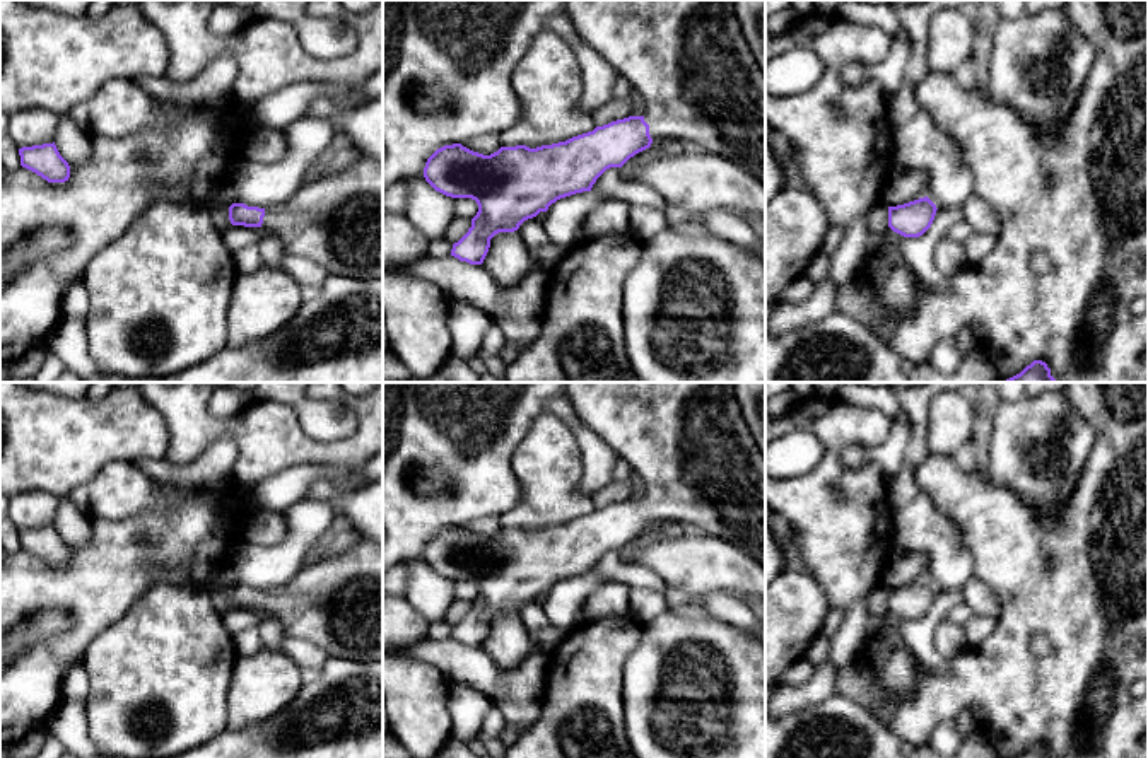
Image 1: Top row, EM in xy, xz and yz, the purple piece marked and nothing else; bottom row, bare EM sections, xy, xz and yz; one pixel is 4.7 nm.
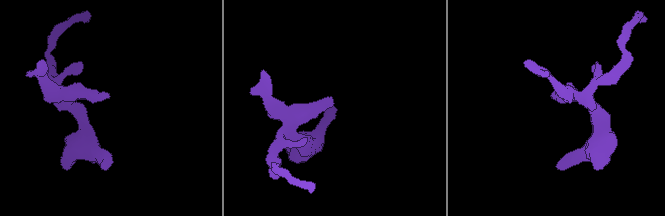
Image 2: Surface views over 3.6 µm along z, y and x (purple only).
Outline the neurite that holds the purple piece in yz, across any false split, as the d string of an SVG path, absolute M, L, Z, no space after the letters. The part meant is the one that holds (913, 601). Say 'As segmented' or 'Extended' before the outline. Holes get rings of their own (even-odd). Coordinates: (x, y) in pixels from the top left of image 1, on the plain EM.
As segmented. M928 579L888 589L888 609L904 620L919 620L931 609L936 592Z

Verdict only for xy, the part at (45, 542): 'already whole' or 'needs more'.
already whole

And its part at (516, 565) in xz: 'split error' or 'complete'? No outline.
split error

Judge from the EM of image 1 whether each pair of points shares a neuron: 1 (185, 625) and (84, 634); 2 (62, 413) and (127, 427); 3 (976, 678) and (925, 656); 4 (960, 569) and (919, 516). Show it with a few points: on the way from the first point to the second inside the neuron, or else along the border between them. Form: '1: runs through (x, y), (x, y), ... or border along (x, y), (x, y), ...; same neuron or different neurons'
1: border along (130, 606), (89, 644), (81, 661); different neurons
2: runs through (77, 427), (111, 427); same neuron
3: border along (923, 663), (938, 673), (948, 670); different neurons
4: runs through (948, 555), (945, 545), (930, 530); same neuron

